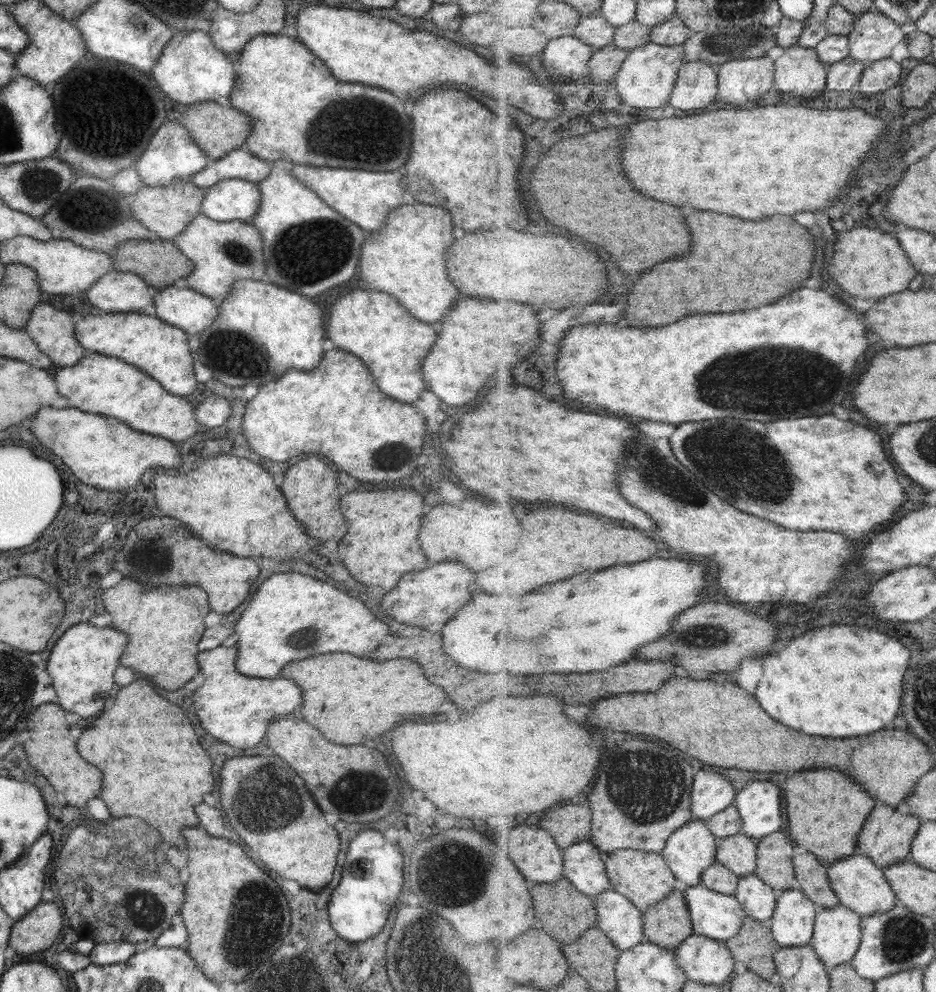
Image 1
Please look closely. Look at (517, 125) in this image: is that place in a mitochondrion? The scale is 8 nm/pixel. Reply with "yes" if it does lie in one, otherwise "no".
no

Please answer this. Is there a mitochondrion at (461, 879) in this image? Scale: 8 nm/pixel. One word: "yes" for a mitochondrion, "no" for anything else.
yes

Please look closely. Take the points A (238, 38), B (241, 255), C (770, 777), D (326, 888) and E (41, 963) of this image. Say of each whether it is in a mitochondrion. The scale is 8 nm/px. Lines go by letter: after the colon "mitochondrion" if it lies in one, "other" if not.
A: other
B: mitochondrion
C: other
D: other
E: other

